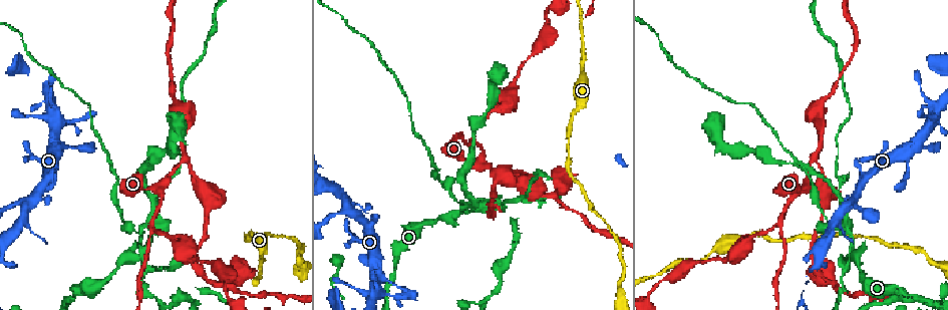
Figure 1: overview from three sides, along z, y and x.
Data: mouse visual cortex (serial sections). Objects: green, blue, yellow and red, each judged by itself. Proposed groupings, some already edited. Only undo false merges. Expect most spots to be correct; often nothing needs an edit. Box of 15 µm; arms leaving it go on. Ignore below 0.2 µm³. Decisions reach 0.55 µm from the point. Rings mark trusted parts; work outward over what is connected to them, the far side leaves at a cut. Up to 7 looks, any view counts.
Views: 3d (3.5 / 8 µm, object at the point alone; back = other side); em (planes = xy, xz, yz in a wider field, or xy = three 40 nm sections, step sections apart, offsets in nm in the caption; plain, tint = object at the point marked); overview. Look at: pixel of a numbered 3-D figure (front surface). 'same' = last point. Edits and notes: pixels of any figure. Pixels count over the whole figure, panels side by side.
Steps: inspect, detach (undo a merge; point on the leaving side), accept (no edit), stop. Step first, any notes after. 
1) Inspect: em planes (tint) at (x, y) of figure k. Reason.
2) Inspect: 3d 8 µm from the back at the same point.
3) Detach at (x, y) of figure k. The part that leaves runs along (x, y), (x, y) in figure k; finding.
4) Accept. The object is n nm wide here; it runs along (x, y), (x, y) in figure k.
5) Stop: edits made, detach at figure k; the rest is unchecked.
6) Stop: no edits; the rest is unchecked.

Inspect: 3d 3.5 µm at (151, 223) of figure 1. Branch point.

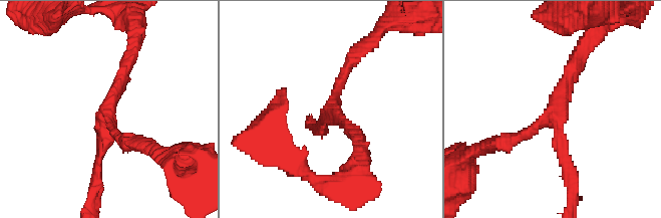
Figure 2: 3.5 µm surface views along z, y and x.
Inspect: em planes (tint) at (107, 111) of figure 2.

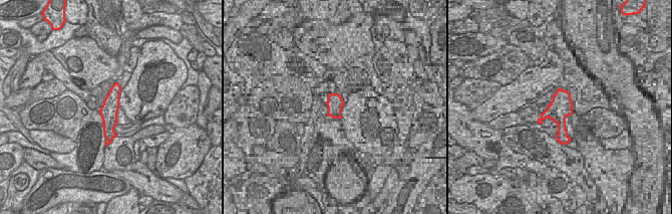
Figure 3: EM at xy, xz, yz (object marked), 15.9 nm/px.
Accept. 3 arms meet here; the arms are 150, 150, 200 nm wide; it runs along (578, 54), (553, 111), (504, 144) in figure 2; one cell here.

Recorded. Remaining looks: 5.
Inspect: 3d 3.5 µm at (184, 160) of figure 1. Branch point.

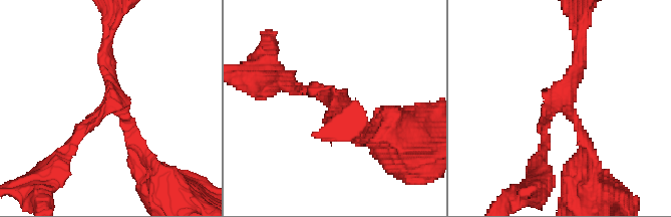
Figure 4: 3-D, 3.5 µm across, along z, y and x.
Inspect: em xy step 2 (tint) at (557, 102) of figure 4.

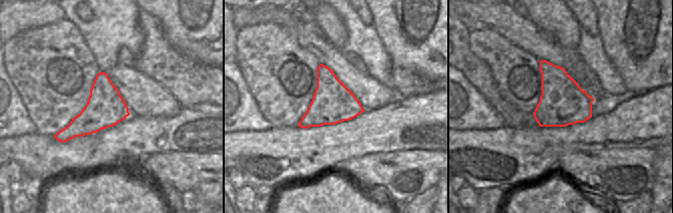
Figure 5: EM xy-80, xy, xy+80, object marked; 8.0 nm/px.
Accept. The arms are 150, 150, 200 nm wide; it runs along (287, 88), (324, 91), (361, 133) in figure 4; continuous, no second cell.

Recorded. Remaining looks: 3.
Inspect: 3d 3.5 µm at (32, 204) of figure 1. A fork.

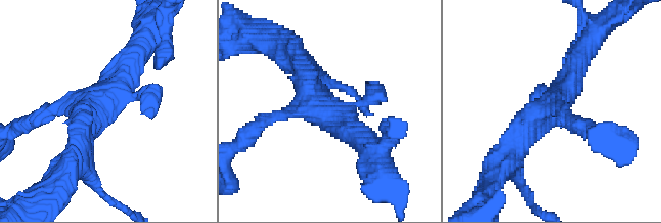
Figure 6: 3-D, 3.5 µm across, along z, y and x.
Inspect: em xy step 2 (tint) at (549, 106) of figure 6.

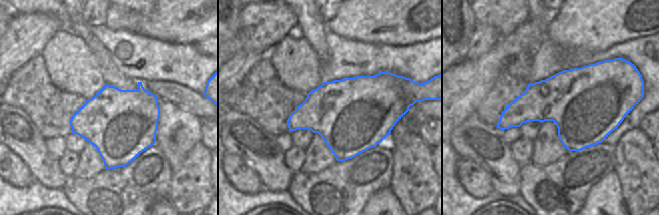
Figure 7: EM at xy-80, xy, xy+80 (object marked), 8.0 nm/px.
Accept. It runs along (581, 54), (561, 97), (510, 153) in figure 6; continuous, no second cell.

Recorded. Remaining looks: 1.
Stop: no edits; the rest is unchecked.

